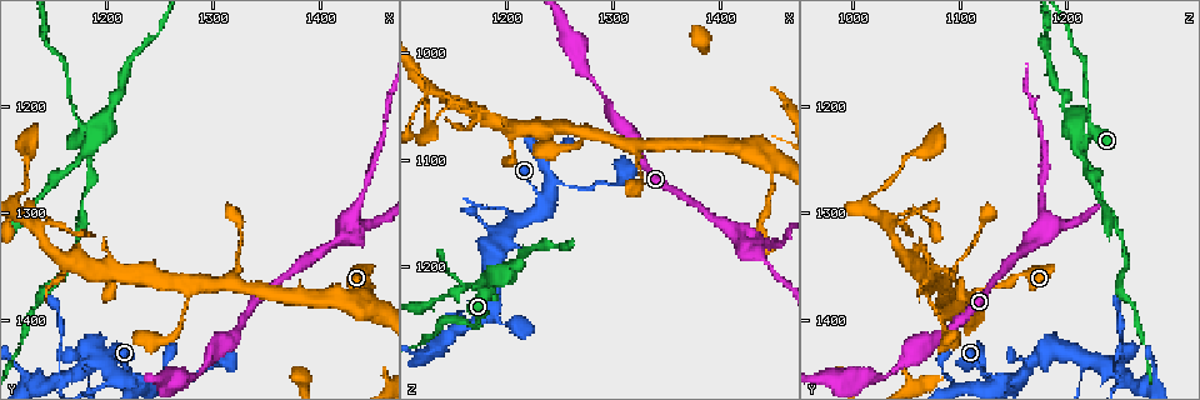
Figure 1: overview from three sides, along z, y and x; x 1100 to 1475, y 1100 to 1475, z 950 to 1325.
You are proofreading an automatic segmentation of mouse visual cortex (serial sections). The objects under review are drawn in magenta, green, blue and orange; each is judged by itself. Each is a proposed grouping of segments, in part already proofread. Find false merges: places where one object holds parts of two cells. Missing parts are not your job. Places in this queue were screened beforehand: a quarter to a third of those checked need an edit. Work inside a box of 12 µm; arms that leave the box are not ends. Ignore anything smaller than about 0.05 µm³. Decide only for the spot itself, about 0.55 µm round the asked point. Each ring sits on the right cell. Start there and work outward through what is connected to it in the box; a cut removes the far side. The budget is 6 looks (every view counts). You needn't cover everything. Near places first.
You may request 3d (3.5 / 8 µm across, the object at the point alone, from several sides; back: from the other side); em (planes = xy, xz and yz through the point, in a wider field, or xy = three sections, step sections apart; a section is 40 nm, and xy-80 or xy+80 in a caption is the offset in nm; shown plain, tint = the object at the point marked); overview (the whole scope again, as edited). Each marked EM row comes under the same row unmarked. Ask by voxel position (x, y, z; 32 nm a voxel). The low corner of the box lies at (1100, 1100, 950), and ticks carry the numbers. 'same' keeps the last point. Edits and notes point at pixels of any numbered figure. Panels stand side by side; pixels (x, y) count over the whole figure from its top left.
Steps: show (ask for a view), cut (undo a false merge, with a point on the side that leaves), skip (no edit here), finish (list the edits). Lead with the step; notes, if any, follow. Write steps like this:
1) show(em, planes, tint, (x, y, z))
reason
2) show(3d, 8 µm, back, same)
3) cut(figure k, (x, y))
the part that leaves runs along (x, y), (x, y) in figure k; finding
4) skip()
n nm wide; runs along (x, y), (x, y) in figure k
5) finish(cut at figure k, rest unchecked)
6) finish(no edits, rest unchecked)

show(3d, 8 µm, (1184, 1230, 1208))
two arms at a narrow angle

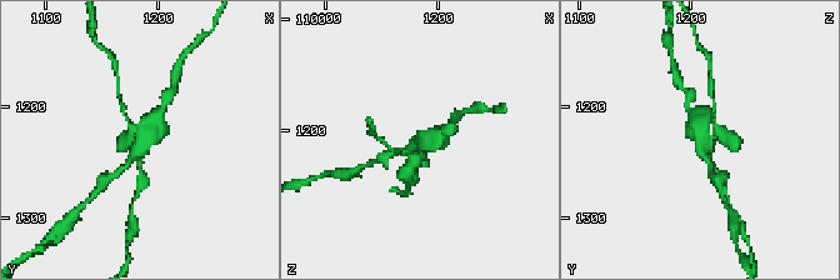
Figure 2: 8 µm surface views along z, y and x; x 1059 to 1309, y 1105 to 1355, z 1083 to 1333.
show(em, xy, step 3, tint, (1184, 1232, 1210))
4 arms; arms of 200, 200, 400, 500 nm; shape alone is not enough

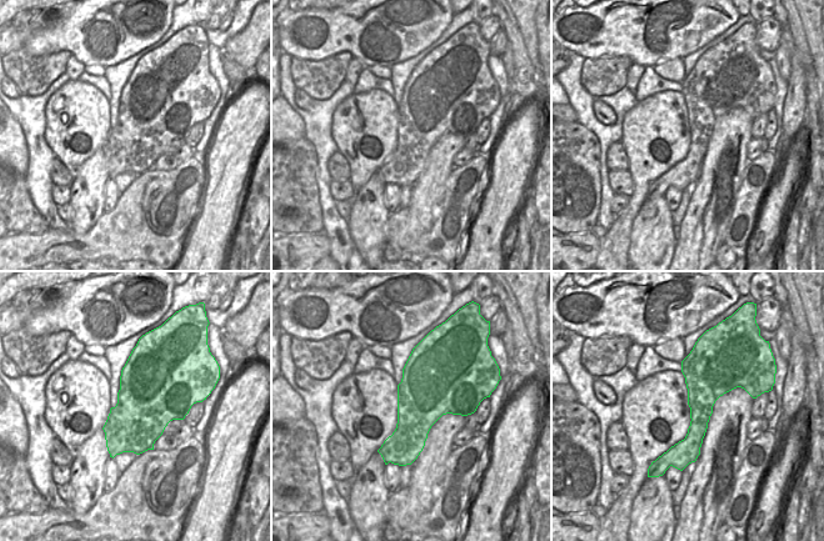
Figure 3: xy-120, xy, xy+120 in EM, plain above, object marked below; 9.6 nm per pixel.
cut(figure 2, (155, 134))
550 nm wide; the part that leaves runs along (711, 136), (700, 149), (719, 176) in figure 2; a second cell is stuck on

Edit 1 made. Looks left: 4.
show(overview)
redraw

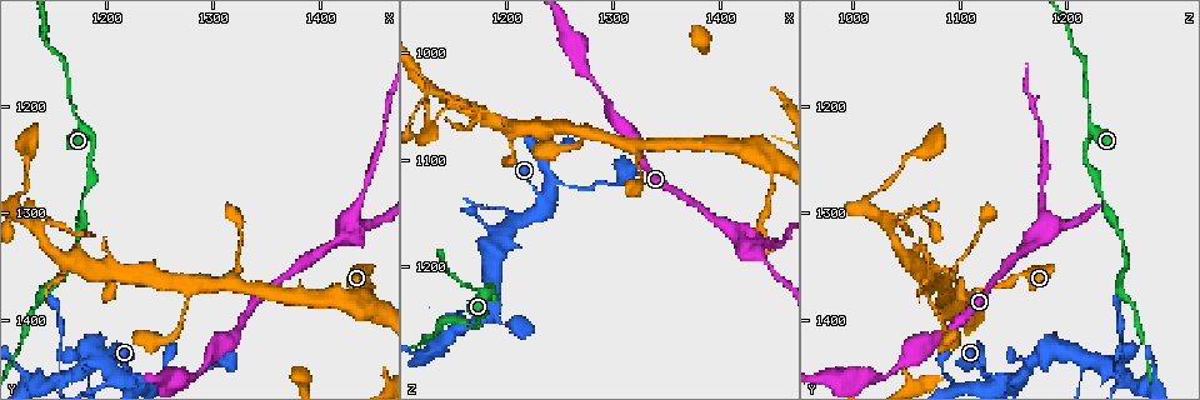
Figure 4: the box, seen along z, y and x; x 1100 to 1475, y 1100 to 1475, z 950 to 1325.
show(3d, 3.5 µm, (1160, 1452, 1254))
sharp bend

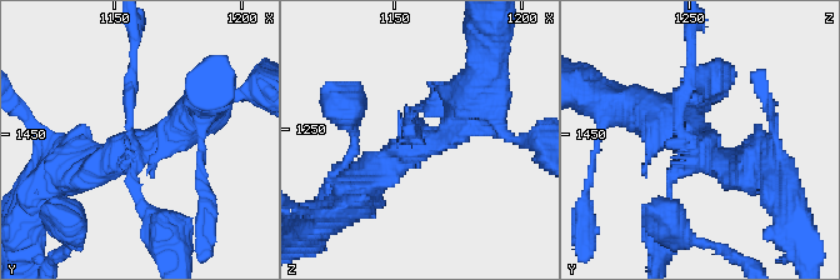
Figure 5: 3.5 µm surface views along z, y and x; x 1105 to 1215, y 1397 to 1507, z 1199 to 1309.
show(em, xy, step 1, tint, (1160, 1454, 1255))
now the EM

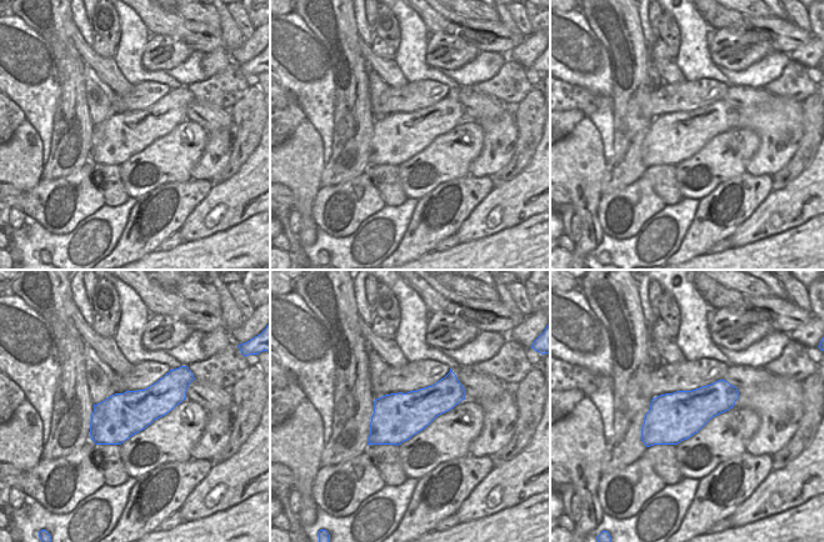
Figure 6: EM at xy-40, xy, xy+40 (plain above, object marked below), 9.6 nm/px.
show(em, xy, step 2, tint, same)
cut it another way

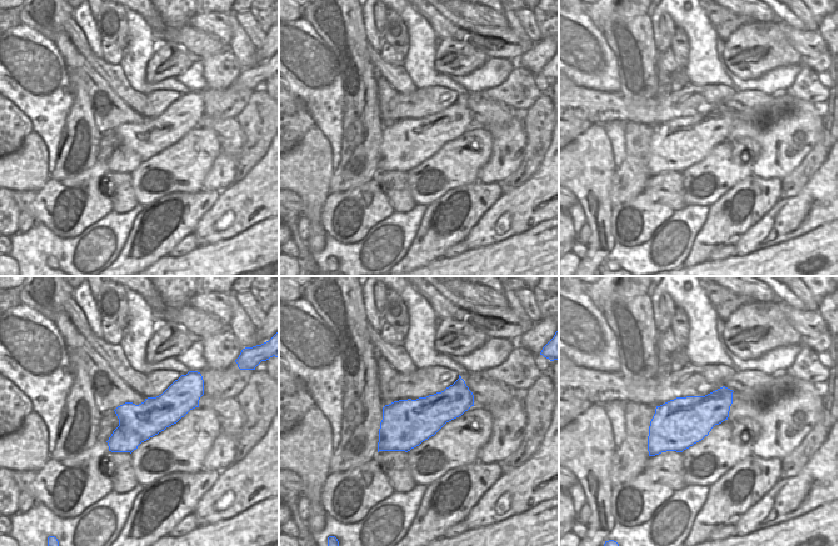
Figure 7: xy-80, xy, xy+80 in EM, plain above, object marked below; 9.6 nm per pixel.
cut(figure 5, (129, 95))
the part that leaves runs along (134, 143), (134, 35) in figure 5; two cells meet here

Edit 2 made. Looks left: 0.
finish(cut at figure 2, cut at figure 5, rest unchecked)

